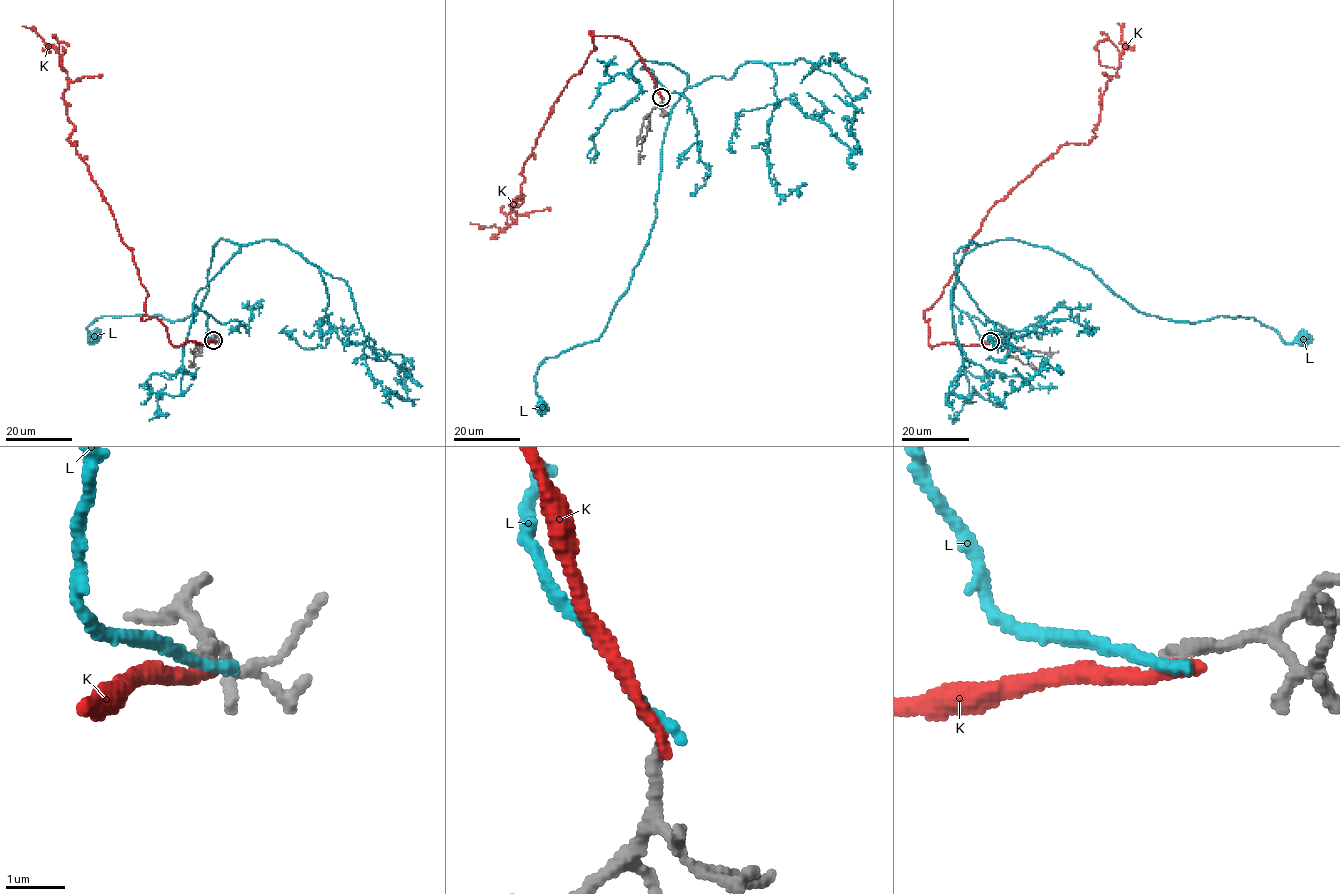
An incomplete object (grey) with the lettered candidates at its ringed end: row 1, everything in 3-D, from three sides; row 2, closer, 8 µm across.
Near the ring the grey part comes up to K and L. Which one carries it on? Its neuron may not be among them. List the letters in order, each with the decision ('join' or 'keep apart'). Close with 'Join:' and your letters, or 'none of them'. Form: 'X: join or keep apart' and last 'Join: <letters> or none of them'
K: keep apart
L: keep apart
Join: none of them

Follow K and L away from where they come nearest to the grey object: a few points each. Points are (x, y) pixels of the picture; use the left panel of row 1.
K: (213, 340), (173, 346), (157, 318), (141, 318), (147, 292), (132, 251), (68, 138), (67, 74), (22, 25)
L: (213, 340), (195, 294), (239, 251), (224, 239), (212, 247), (195, 313), (98, 317), (87, 327), (92, 338)

